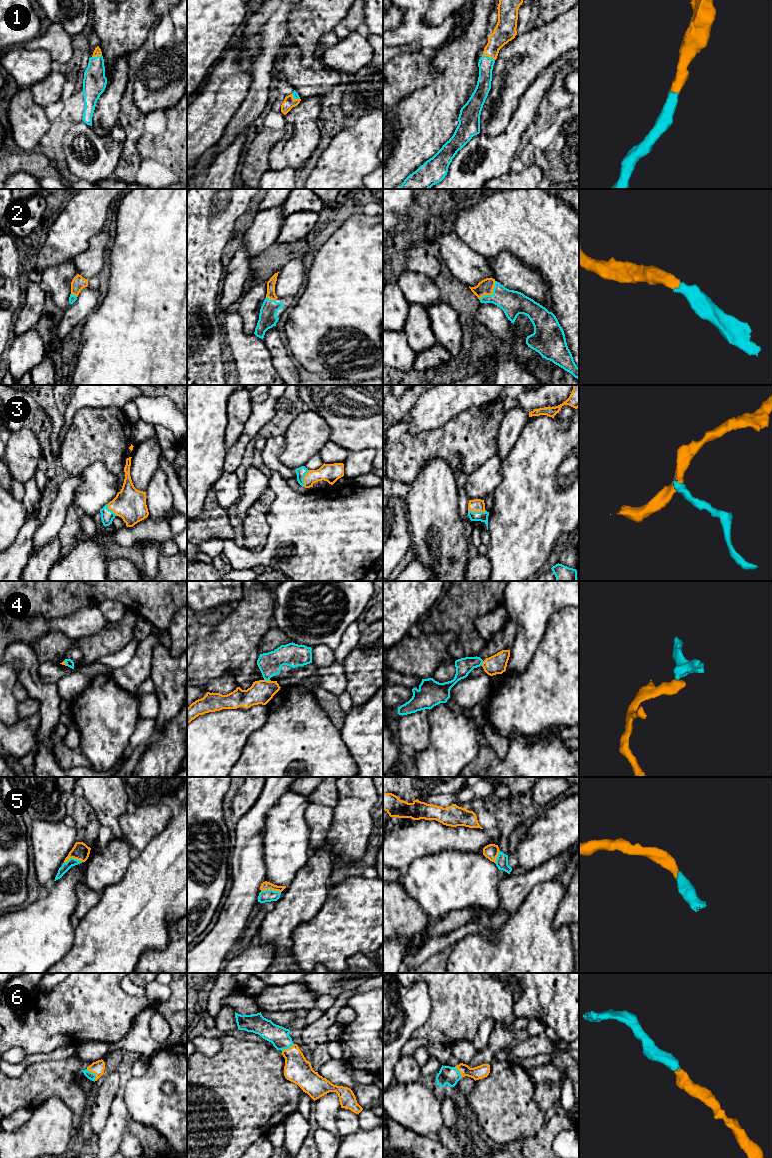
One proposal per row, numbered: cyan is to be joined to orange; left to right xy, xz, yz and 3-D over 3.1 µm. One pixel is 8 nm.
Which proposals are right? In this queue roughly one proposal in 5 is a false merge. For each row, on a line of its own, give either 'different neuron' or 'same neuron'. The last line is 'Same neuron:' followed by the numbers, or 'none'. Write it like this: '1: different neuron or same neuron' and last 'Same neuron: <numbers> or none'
1: same neuron
2: same neuron
3: same neuron
4: different neuron
5: same neuron
6: same neuron
Same neuron: 1, 2, 3, 5, 6

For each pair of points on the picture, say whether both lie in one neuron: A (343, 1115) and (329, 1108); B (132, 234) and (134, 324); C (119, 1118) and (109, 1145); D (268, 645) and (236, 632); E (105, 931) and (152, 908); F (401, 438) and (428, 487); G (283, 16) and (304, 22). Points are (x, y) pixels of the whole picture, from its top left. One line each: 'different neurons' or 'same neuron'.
A: different neurons
B: same neuron
C: same neuron
D: different neurons
E: same neuron
F: different neurons
G: different neurons

